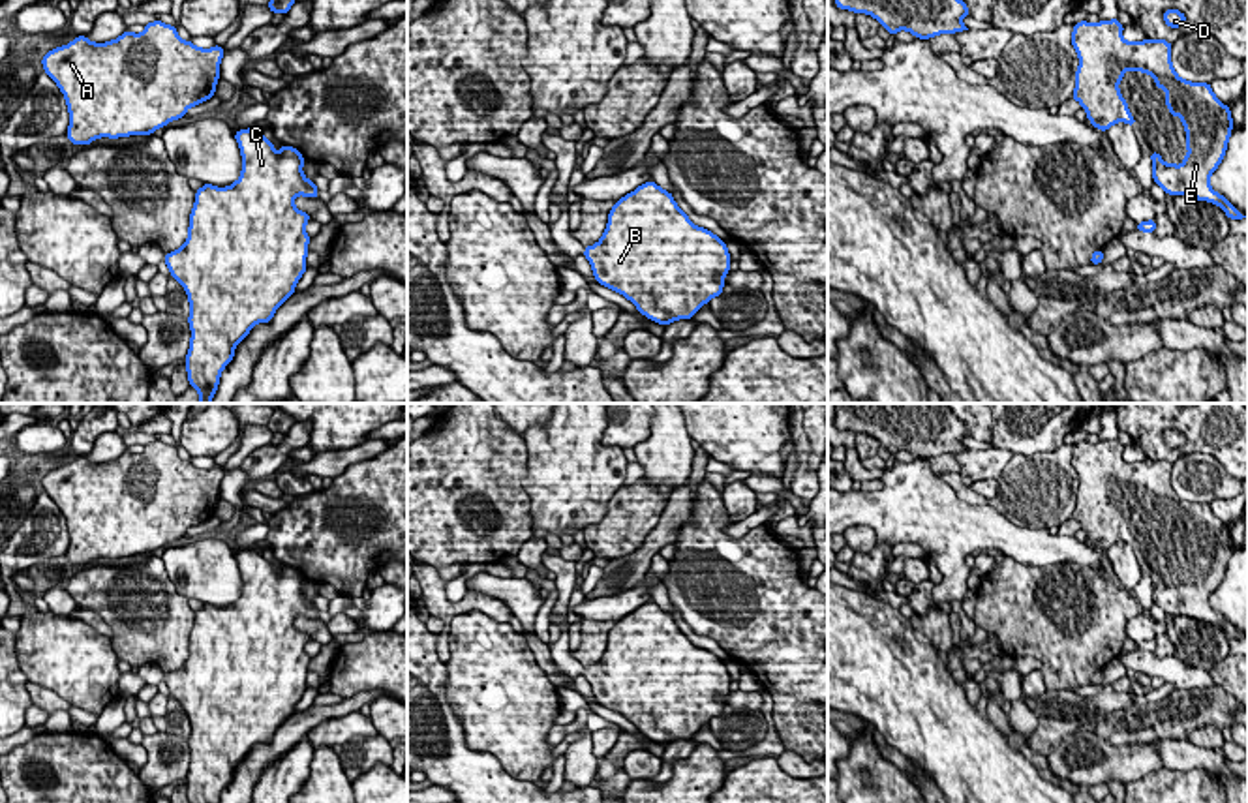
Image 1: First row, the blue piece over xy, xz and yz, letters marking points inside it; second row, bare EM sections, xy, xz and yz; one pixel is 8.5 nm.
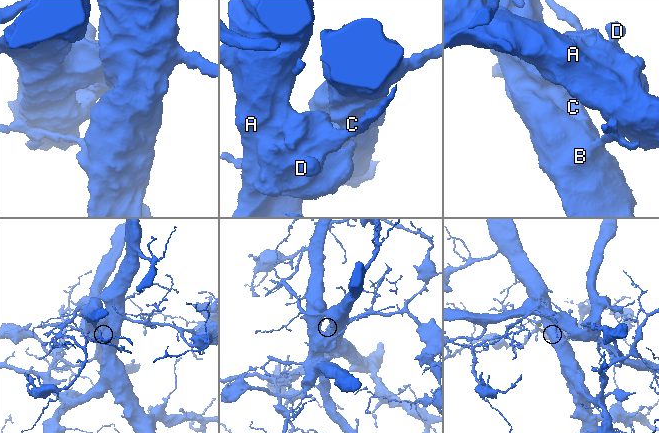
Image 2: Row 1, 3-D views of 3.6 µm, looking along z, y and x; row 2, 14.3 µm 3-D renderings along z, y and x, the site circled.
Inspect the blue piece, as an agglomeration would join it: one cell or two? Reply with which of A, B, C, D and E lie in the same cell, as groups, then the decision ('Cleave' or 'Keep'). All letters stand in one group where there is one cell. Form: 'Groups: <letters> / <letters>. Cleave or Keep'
Groups: A B C D E. Keep

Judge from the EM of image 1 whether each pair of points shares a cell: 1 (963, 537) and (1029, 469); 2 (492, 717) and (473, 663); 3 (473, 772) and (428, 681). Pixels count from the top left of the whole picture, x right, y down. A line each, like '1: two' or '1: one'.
1: two
2: one
3: one

